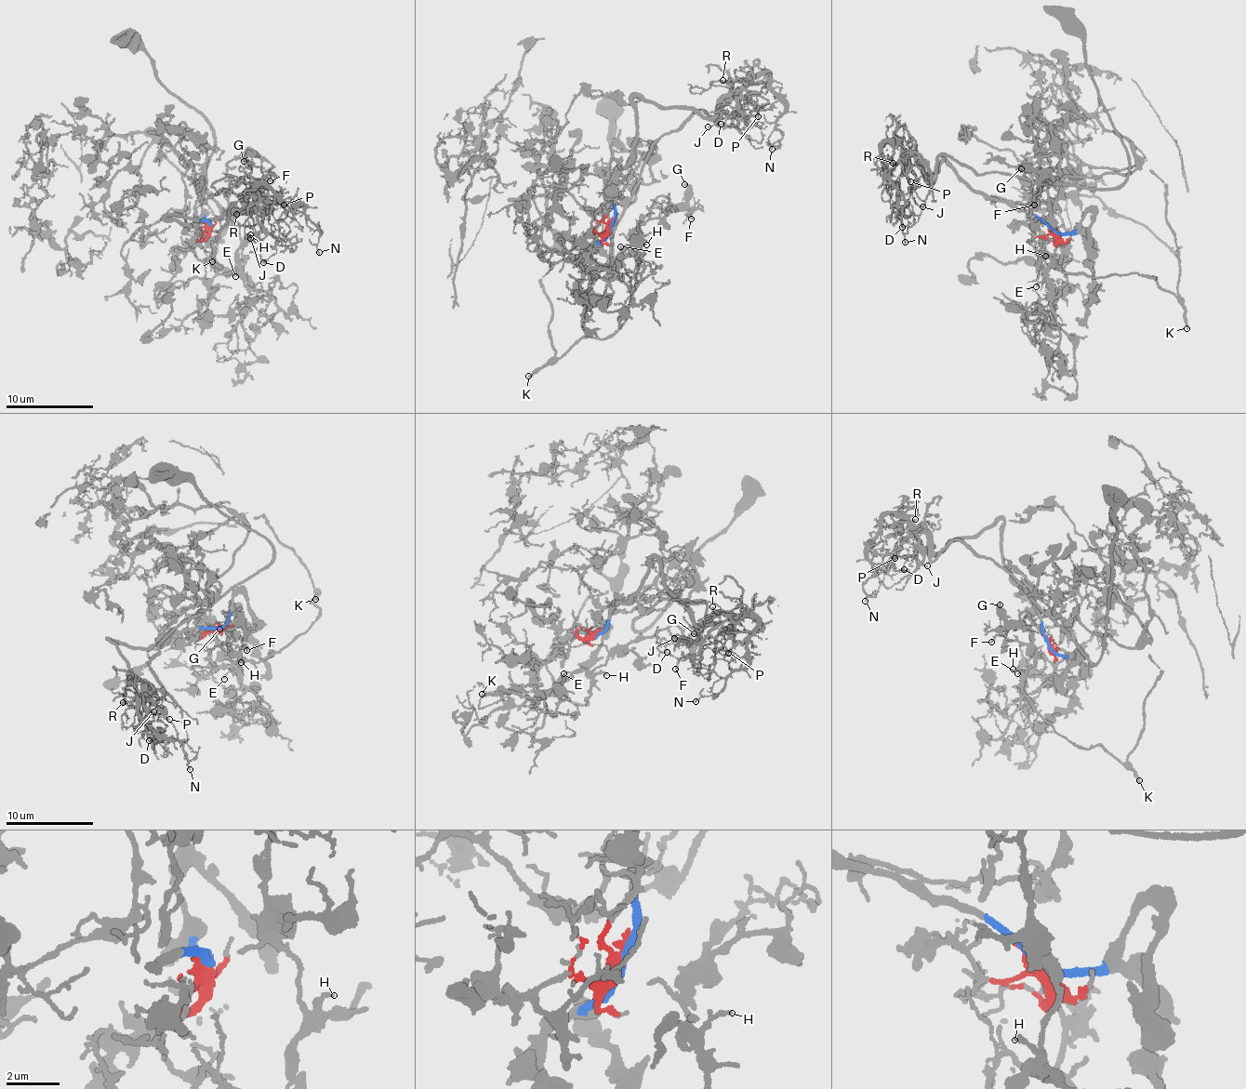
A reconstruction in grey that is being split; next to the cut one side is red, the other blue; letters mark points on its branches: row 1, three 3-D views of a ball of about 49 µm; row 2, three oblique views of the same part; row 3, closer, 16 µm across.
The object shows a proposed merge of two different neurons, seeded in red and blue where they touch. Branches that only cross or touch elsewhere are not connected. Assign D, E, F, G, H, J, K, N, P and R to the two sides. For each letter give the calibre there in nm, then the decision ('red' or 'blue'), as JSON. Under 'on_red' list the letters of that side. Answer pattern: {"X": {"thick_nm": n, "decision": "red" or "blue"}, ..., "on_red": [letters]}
{"D": {"thick_nm": 100, "decision": "blue"}, "E": {"thick_nm": 110, "decision": "red"}, "F": {"thick_nm": 150, "decision": "red"}, "G": {"thick_nm": 190, "decision": "red"}, "H": {"thick_nm": 150, "decision": "red"}, "J": {"thick_nm": 100, "decision": "blue"}, "K": {"thick_nm": 200, "decision": "red"}, "N": {"thick_nm": 80, "decision": "blue"}, "P": {"thick_nm": 80, "decision": "blue"}, "R": {"thick_nm": 130, "decision": "blue"}, "on_red": ["E", "F", "G", "H", "K"]}

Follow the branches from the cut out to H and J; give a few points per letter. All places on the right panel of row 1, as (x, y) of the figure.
H: (1054, 230), (1054, 242), (1060, 247), (1066, 280), (1058, 295), (1047, 276), (1047, 264), (1052, 259), (1044, 257)
J: (1053, 231), (971, 190), (944, 156), (928, 179), (907, 155), (913, 201), (922, 206)

